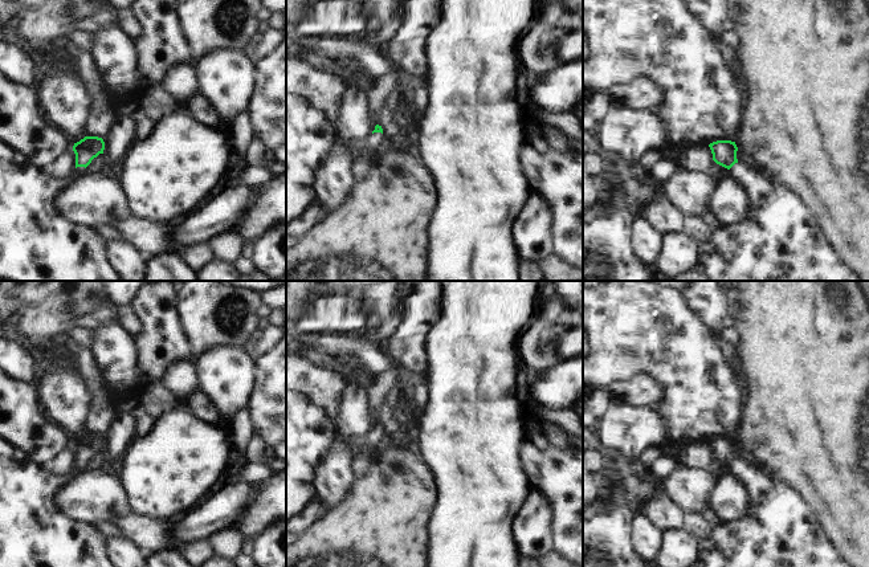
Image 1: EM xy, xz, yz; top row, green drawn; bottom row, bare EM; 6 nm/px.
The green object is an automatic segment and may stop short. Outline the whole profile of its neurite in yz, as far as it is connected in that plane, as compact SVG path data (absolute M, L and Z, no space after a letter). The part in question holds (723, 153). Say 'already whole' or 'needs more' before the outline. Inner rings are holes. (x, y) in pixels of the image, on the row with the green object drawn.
needs more; M717 140L709 147L713 160L727 168L746 193L746 216L699 241L694 266L673 281L864 281L841 261L815 216L791 189L741 163L735 142Z

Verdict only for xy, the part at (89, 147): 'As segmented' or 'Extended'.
Extended.

